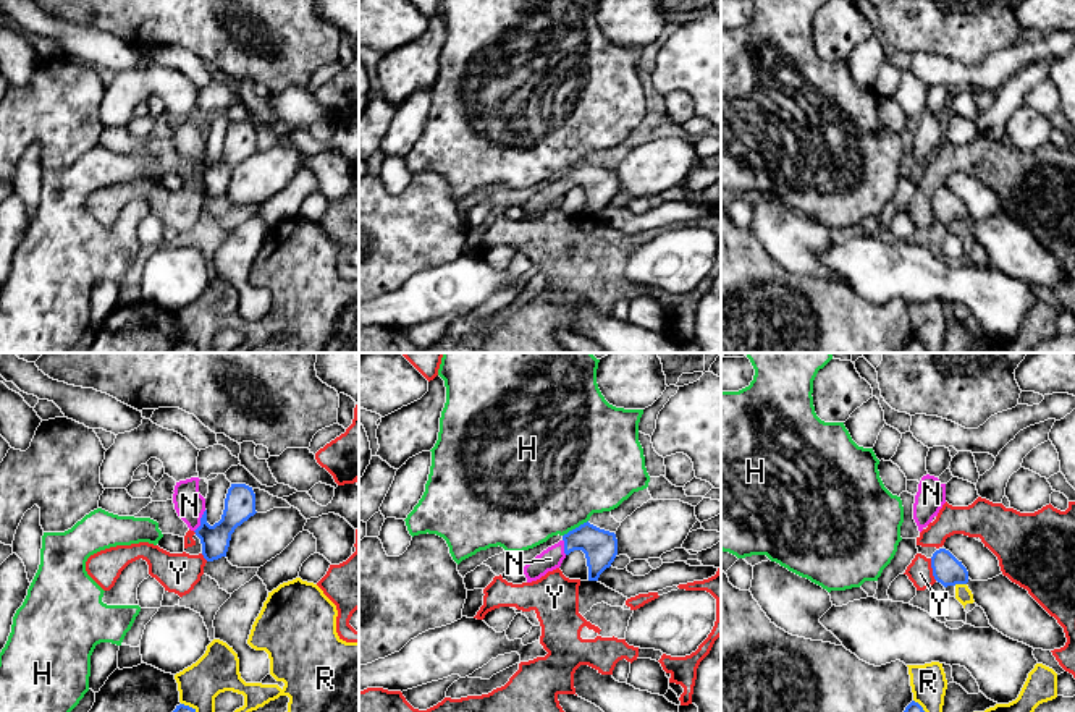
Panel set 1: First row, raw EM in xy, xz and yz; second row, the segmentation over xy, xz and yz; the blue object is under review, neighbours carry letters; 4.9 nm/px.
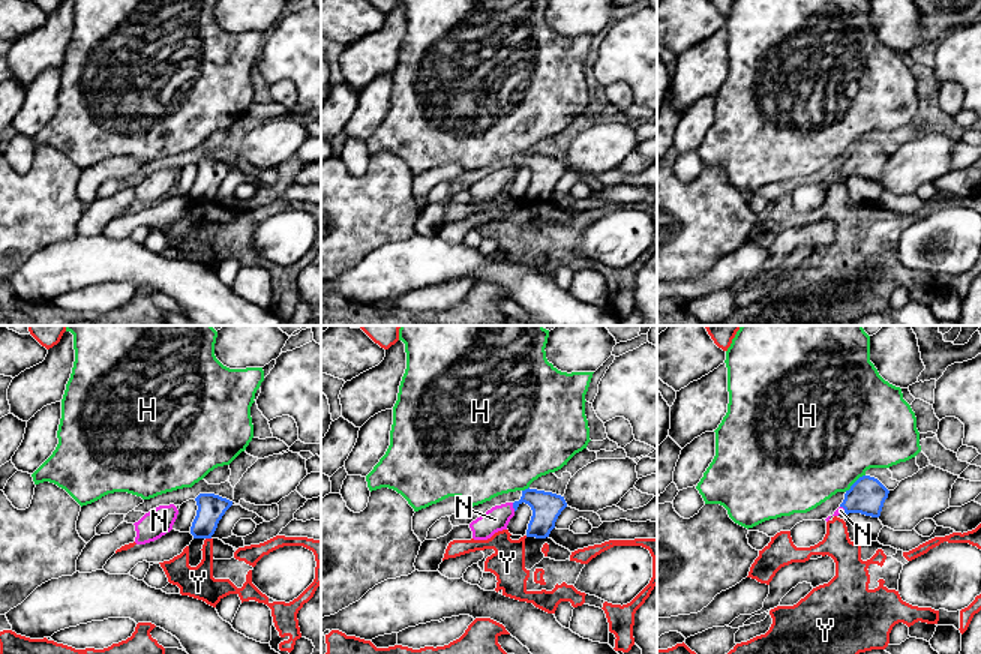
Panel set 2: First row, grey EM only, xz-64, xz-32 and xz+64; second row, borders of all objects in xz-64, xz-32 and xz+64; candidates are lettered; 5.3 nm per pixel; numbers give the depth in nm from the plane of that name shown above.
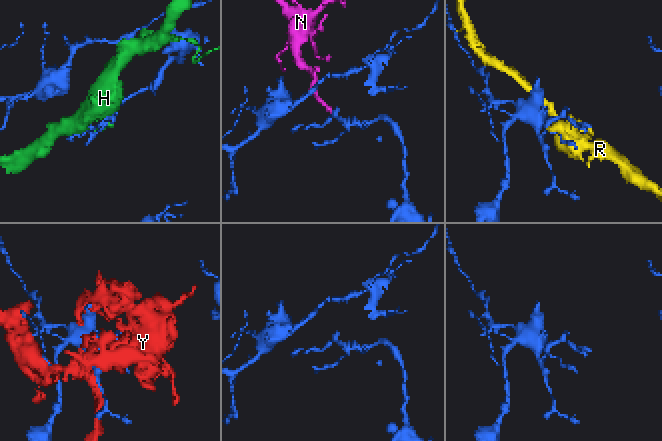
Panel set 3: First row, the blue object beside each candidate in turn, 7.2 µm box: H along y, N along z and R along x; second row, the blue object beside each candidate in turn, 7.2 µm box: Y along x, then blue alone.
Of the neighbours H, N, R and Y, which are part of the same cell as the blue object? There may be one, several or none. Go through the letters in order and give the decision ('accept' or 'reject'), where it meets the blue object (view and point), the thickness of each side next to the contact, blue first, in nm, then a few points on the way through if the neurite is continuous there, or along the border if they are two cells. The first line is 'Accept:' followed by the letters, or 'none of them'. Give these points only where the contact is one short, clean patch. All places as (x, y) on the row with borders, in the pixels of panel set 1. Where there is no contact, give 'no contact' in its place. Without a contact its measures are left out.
Accept: N
H: reject; contact xz (576, 528); calibres 170 and 500 nm
N: accept; contact xy (201, 521); calibres 160 and 150 nm; way xy (240, 505), (219, 528), (201, 521), (189, 505)
R: reject; contact yz (959, 583); calibres 150 and 80 nm
Y: reject; contact yz (933, 570); calibres 150 and 120 nm

